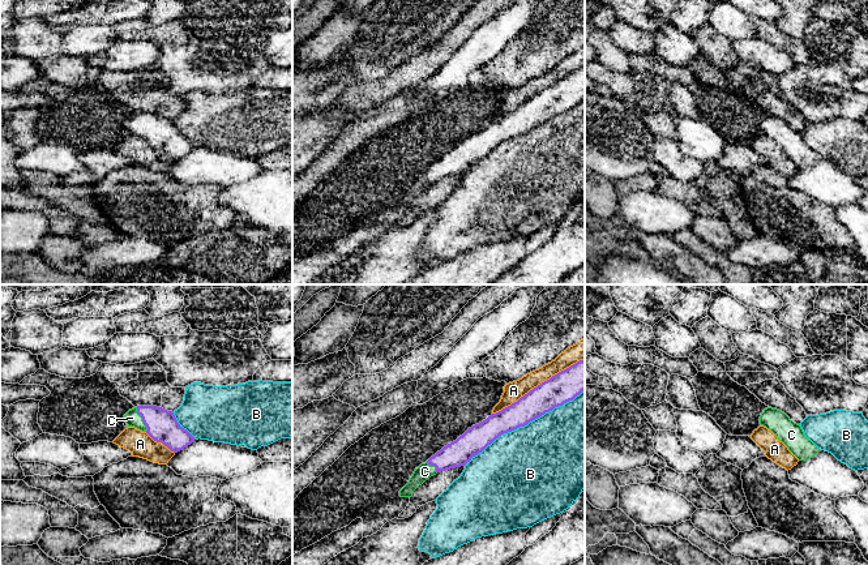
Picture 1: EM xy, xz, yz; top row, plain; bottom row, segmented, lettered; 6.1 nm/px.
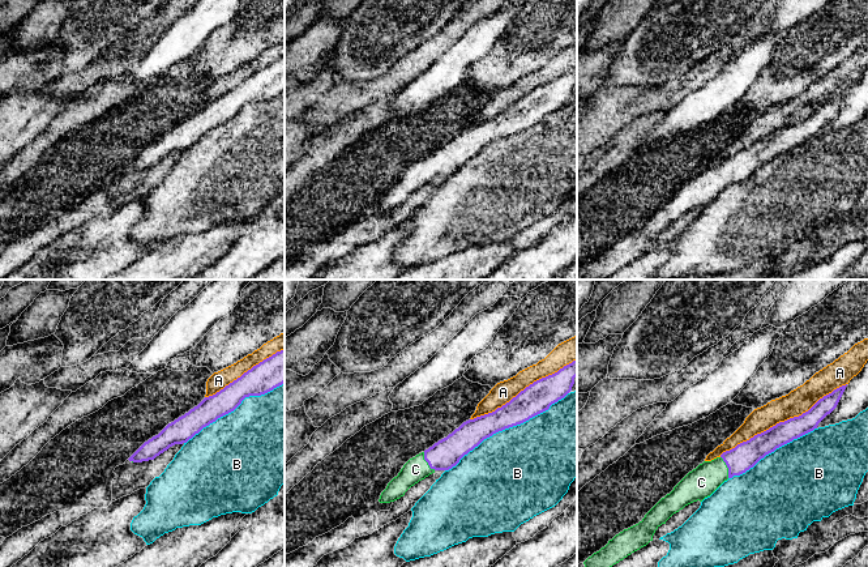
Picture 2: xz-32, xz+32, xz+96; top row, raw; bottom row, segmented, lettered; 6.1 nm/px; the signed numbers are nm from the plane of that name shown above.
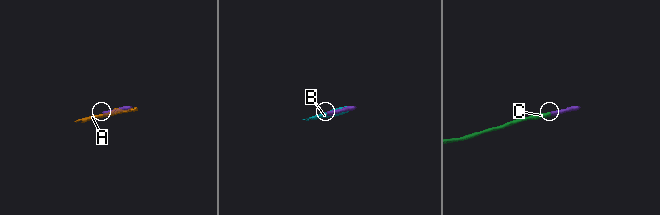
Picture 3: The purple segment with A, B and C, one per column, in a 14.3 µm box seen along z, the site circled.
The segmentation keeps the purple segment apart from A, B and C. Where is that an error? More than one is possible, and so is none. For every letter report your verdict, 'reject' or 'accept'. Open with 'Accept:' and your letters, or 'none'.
Accept: C
A: reject
B: reject
C: accept

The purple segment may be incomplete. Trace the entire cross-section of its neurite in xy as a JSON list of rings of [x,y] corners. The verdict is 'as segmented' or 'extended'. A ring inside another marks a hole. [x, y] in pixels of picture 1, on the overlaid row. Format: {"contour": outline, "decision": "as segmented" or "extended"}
{"contour": [[[137,406],[124,415],[128,427],[146,432],[154,441],[162,442],[178,453],[196,438],[176,420],[172,411],[157,406]]], "decision": "extended"}

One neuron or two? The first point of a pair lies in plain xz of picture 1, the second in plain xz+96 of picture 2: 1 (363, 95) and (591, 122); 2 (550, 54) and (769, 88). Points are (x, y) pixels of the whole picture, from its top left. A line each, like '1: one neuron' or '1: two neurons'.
1: one neuron
2: one neuron

